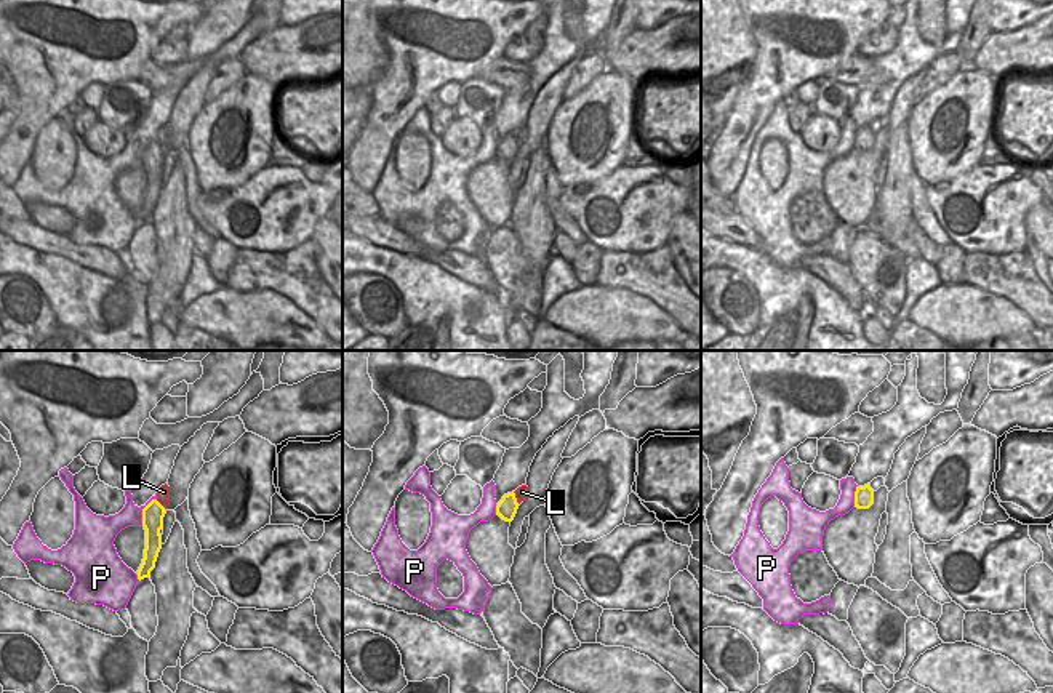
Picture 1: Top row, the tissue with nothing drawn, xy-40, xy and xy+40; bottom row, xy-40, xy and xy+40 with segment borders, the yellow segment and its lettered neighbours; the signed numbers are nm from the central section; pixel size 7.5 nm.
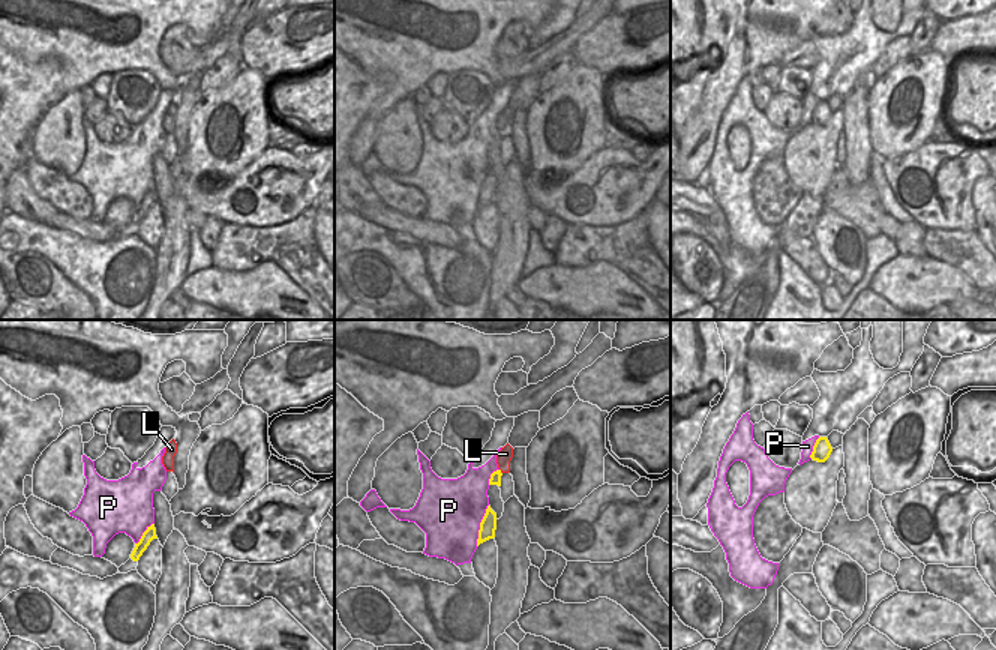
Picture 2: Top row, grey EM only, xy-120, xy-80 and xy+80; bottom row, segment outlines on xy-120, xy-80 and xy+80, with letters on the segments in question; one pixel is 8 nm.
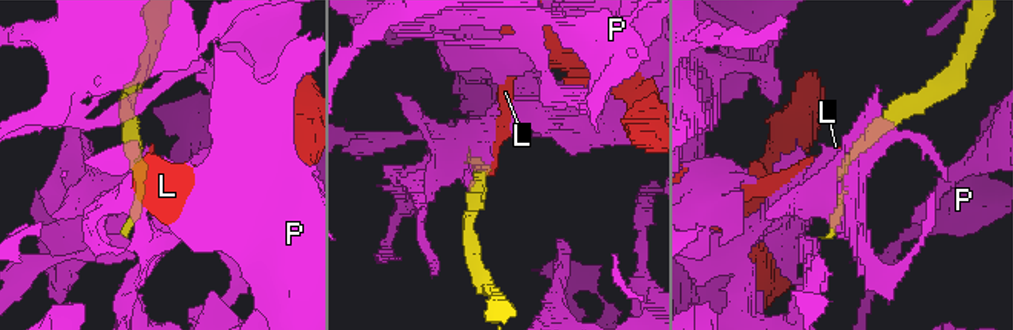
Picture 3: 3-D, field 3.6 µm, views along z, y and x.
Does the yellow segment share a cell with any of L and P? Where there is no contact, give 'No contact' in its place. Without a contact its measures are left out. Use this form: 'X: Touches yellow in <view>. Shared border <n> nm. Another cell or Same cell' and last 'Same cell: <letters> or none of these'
L: Touches yellow in xy. Shared border 120 nm. Another cell
P: Touches yellow in xy-40. Shared border 240 nm. Another cell
Same cell: none of these

